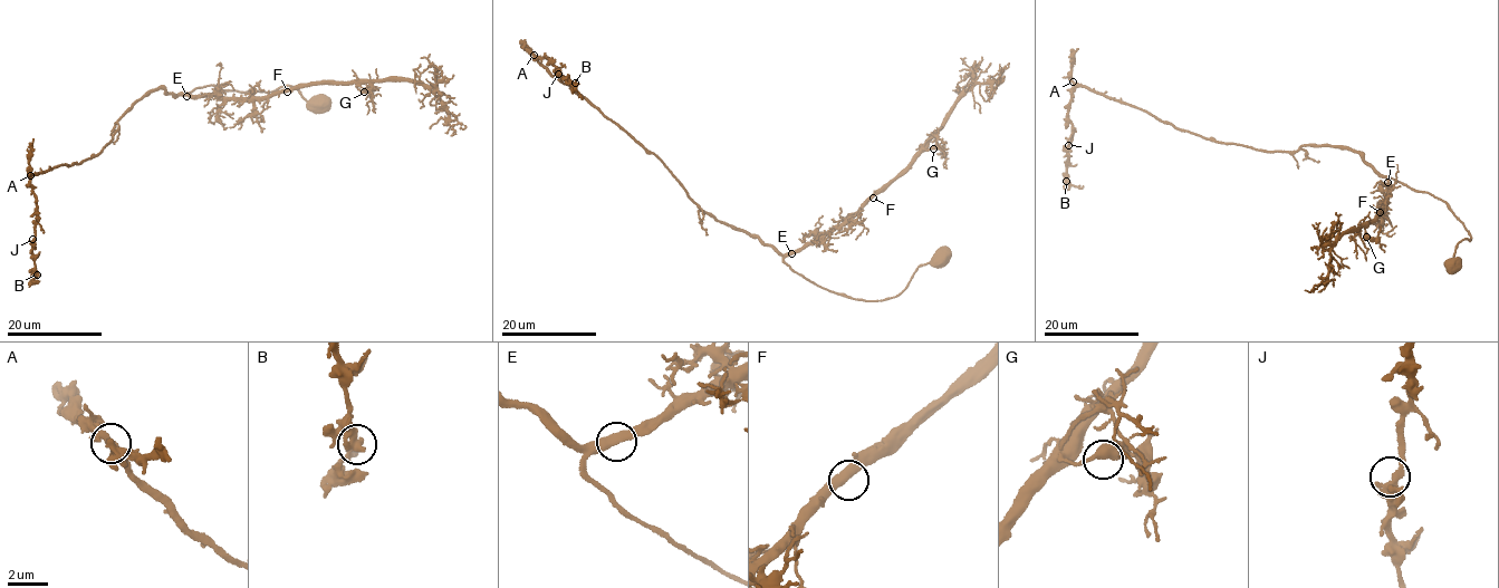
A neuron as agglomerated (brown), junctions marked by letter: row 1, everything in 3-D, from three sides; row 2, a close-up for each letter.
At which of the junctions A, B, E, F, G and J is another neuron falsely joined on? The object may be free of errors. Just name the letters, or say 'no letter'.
no letter

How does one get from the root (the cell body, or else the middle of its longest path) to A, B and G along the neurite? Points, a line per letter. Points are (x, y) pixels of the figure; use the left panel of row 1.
A: (318, 102), (286, 85), (208, 85), (175, 97), (156, 88), (122, 114), (96, 154), (30, 175)
B: (318, 102), (286, 85), (144, 94), (96, 154), (31, 177), (37, 275)
G: (318, 102), (286, 85), (269, 93), (208, 85), (176, 95), (260, 98), (316, 83), (355, 84), (364, 92)

